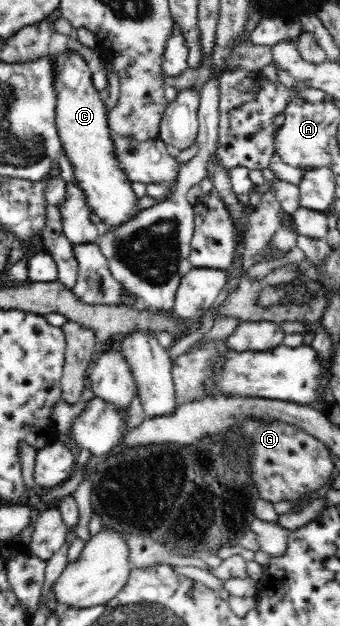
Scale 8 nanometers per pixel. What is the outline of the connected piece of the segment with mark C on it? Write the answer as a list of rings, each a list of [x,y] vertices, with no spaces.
[[[75,49],[54,54],[52,61],[52,80],[55,90],[55,127],[61,142],[61,152],[73,168],[75,185],[82,191],[88,209],[110,231],[136,219],[141,213],[138,196],[134,193],[132,180],[128,179],[126,169],[116,155],[113,132],[108,124],[106,105],[100,94],[92,70],[84,56]]]

